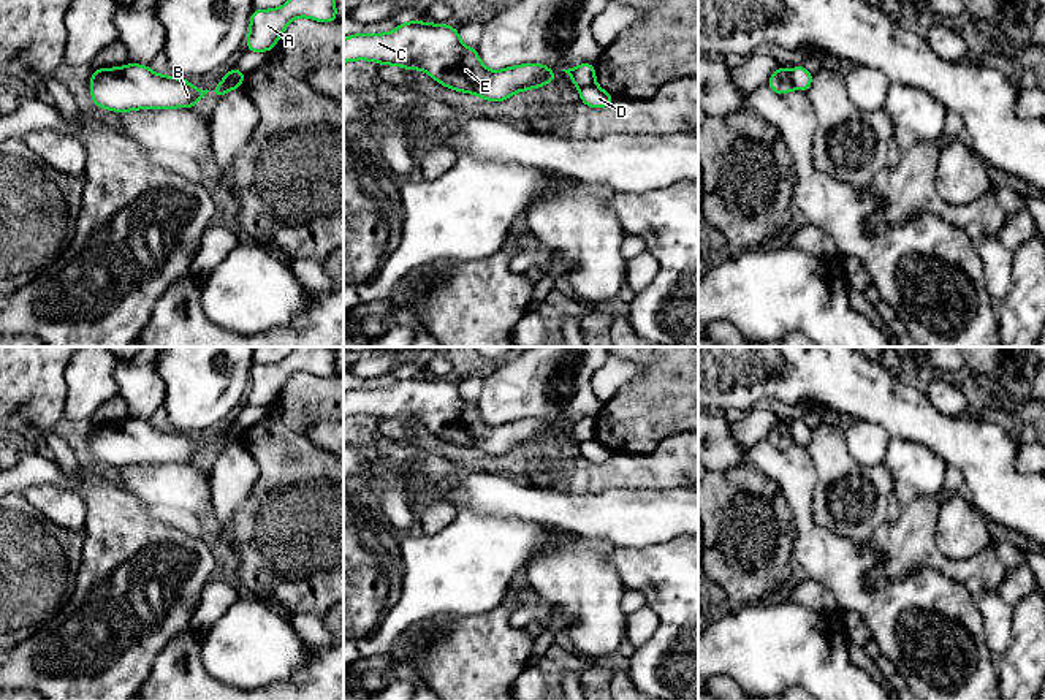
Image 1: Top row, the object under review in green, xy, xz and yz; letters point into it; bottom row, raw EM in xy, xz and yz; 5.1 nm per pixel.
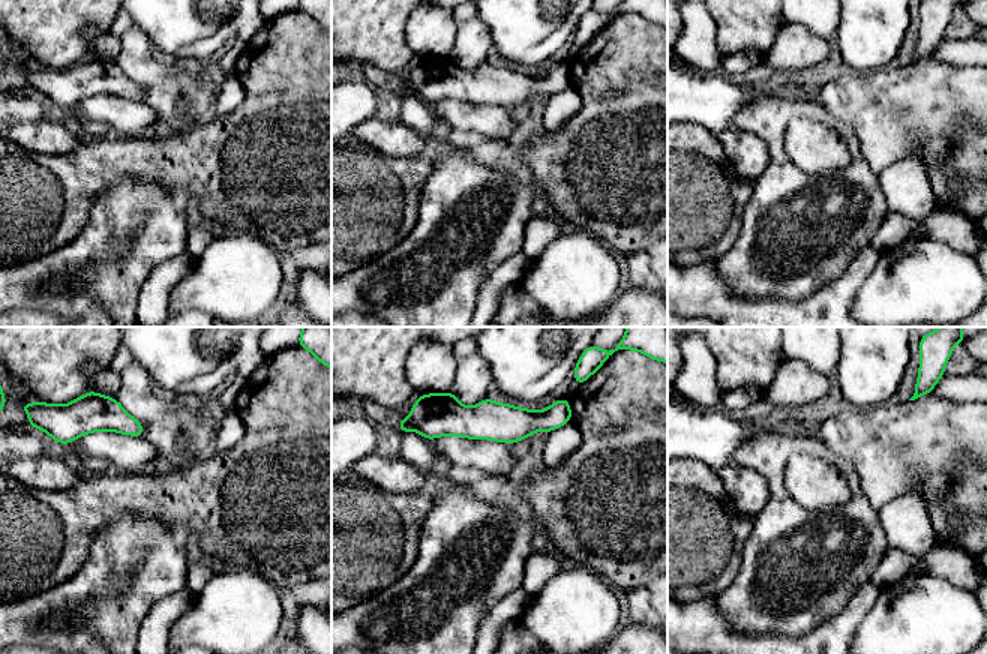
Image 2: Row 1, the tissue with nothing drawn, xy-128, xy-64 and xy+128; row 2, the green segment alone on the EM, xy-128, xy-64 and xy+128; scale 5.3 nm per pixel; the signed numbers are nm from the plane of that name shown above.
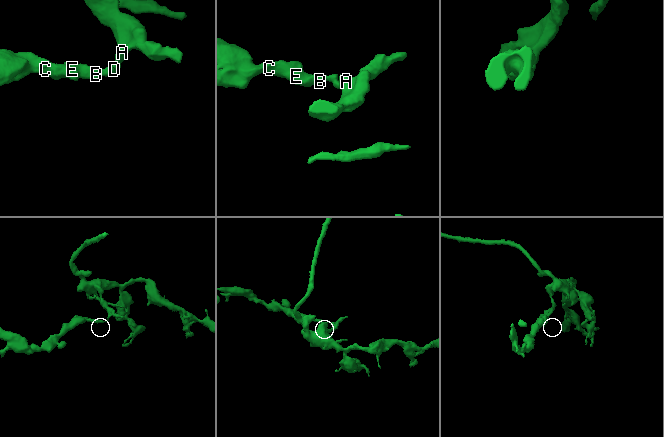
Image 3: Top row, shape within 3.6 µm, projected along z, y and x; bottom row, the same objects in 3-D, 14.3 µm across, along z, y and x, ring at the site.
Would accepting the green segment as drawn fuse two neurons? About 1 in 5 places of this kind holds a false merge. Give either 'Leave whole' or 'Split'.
Split

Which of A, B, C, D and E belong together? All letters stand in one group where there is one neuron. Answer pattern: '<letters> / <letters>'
A D / B C E

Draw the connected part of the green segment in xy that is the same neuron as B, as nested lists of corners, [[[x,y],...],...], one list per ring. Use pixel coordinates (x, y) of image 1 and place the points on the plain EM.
[[[139,418],[92,424],[90,434],[95,461],[120,469],[133,464],[195,462],[207,447],[188,434],[162,431]]]

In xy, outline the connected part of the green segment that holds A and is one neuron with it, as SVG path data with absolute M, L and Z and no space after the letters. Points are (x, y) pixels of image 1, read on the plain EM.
M294 347L293 352L274 364L253 364L247 390L249 407L274 404L287 380L301 371L318 377L339 375L336 369L337 347Z

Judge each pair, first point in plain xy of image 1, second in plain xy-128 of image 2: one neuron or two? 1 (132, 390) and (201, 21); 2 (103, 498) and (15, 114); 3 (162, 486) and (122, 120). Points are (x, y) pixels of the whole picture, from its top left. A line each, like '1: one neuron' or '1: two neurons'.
1: two neurons
2: two neurons
3: one neuron

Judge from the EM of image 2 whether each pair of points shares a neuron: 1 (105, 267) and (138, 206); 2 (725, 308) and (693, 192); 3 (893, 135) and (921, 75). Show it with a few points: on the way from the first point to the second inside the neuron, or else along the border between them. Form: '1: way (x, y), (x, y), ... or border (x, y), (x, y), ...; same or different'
1: way (116, 252), (138, 221); same
2: border (714, 261), (683, 266); different
3: way (899, 120), (921, 98), (921, 90); same

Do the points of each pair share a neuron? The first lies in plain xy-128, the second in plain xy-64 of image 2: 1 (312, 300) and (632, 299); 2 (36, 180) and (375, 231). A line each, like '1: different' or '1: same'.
1: different
2: same

